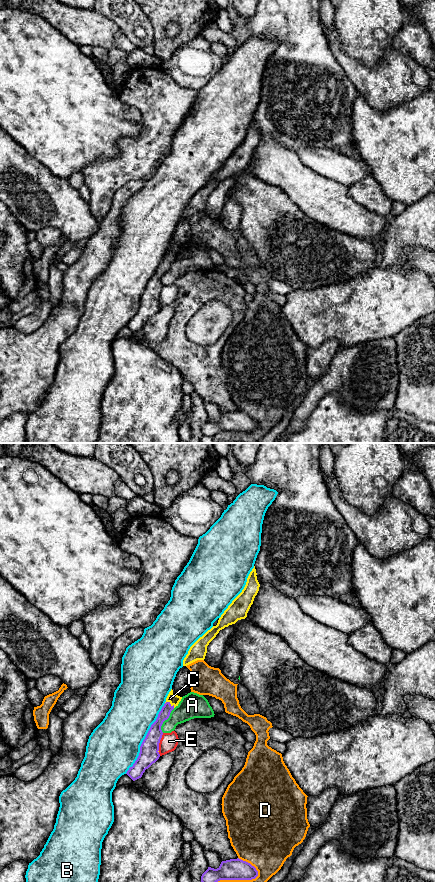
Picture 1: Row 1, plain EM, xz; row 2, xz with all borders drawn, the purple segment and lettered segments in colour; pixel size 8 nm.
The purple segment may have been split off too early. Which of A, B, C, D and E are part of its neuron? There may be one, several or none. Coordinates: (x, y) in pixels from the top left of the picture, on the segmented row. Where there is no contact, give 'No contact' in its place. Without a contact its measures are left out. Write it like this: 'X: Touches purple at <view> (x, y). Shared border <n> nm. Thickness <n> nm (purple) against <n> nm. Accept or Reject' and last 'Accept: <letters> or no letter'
A: Touches purple at xz (165, 719). Shared border 220 nm. Thickness 140 nm (purple) against 200 nm. Reject
B: Touches purple at xz (145, 738). Shared border 650 nm. Thickness 150 nm (purple) against 400 nm. Reject
C: Touches purple at xz (170, 704). Shared border 90 nm. Thickness 100 nm (purple) against 80 nm. Accept
D: Touches purple at xz (239, 879). Shared border 340 nm. Thickness 180 nm (purple) against 200 nm. Reject
E: Touches purple at xz (159, 742). Shared border 150 nm. Thickness 150 nm (purple) against 140 nm. Reject
Accept: C

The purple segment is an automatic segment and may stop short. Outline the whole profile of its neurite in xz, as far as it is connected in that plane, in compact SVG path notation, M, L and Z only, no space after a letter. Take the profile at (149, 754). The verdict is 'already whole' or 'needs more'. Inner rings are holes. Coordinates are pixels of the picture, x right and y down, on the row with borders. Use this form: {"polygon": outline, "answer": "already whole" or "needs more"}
{"polygon": "M171 689L156 721L151 725L140 746L137 760L126 773L133 781L141 778L145 770L159 759L159 743L163 735L161 726L169 718L171 711L178 706L181 699L182 697L174 695Z", "answer": "needs more"}

